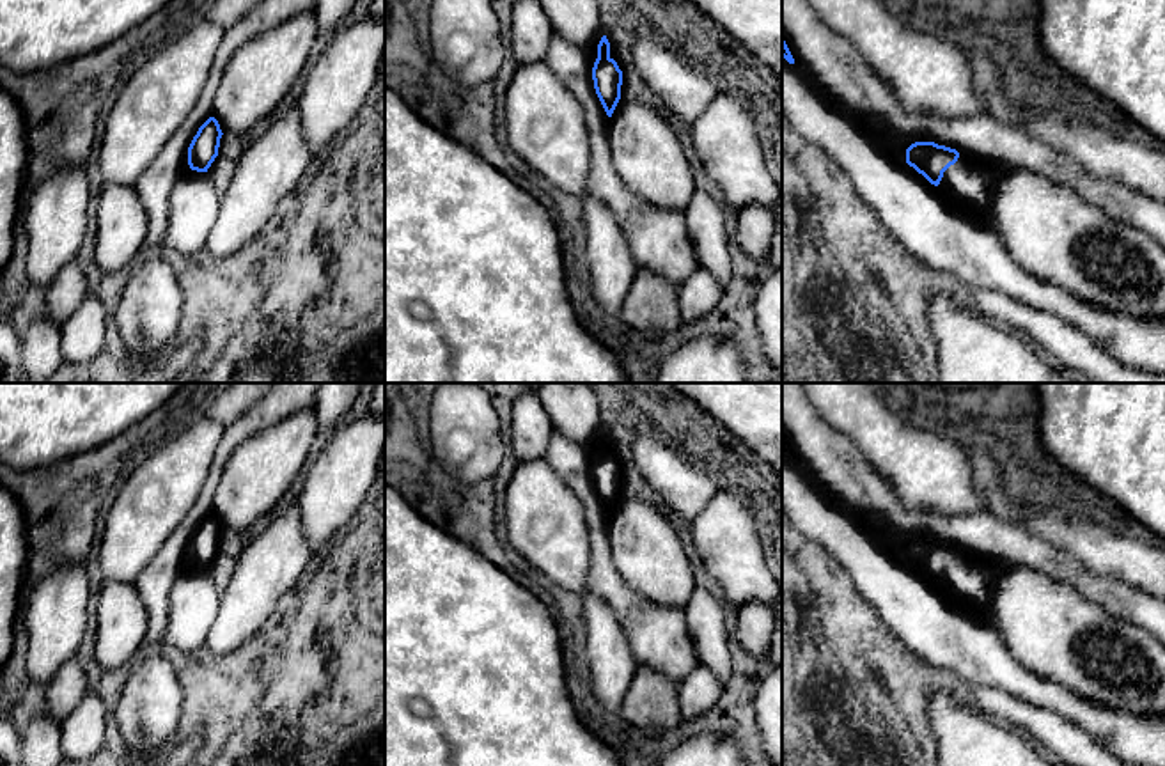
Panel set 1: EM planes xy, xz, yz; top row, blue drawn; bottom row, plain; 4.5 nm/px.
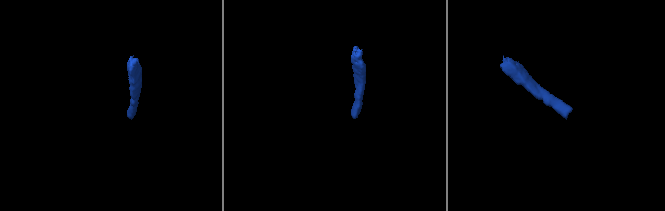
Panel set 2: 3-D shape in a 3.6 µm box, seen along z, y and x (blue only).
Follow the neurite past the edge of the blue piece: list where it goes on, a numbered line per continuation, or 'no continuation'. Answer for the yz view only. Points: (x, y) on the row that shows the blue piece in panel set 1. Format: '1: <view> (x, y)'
1: yz (967, 185)

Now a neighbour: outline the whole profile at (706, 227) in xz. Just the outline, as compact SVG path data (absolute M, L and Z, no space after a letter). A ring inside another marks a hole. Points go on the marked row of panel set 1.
M695 190L684 215L699 268L708 270L725 287L731 280L731 236L723 202L715 192Z

